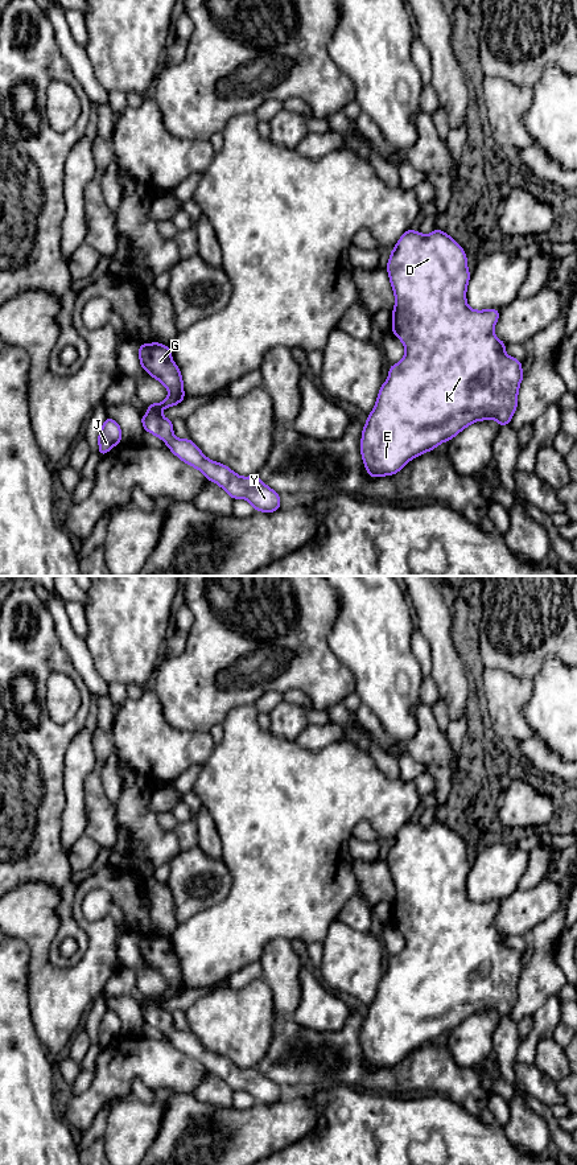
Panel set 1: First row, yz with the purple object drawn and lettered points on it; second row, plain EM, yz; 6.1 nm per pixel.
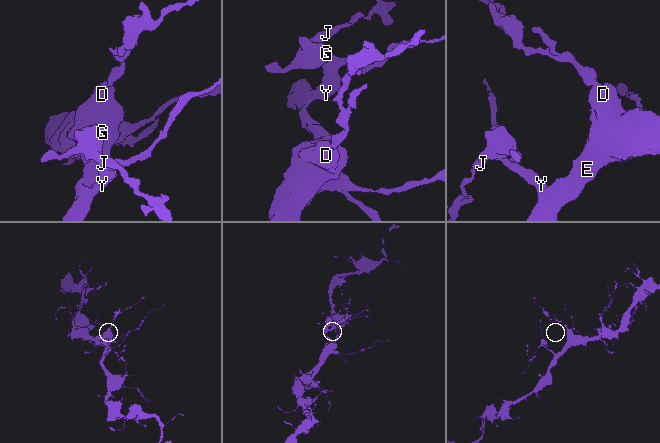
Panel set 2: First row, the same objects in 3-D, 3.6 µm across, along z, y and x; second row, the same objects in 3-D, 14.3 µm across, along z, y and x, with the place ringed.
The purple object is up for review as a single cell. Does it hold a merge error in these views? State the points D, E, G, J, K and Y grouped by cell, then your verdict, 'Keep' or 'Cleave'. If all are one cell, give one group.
Groups: D E G J K Y. Keep

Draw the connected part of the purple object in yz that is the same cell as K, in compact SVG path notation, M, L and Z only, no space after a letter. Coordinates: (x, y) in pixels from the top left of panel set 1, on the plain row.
M408 820L399 831L393 841L391 843L390 852L387 855L387 864L390 868L391 878L395 884L395 900L392 902L392 925L403 934L405 946L400 954L390 958L388 971L382 976L378 985L378 992L374 1001L367 1009L367 1014L363 1018L360 1032L360 1046L366 1063L371 1070L392 1067L400 1063L412 1050L434 1042L444 1033L450 1033L462 1021L473 1016L474 1013L494 1010L500 1018L510 1016L515 1001L518 1000L518 984L520 973L523 972L522 954L504 944L506 934L496 930L494 925L494 917L499 910L499 901L474 902L470 901L466 893L466 881L470 872L470 864L467 861L467 851L465 841L448 826L436 820L429 827L423 827L420 823Z

